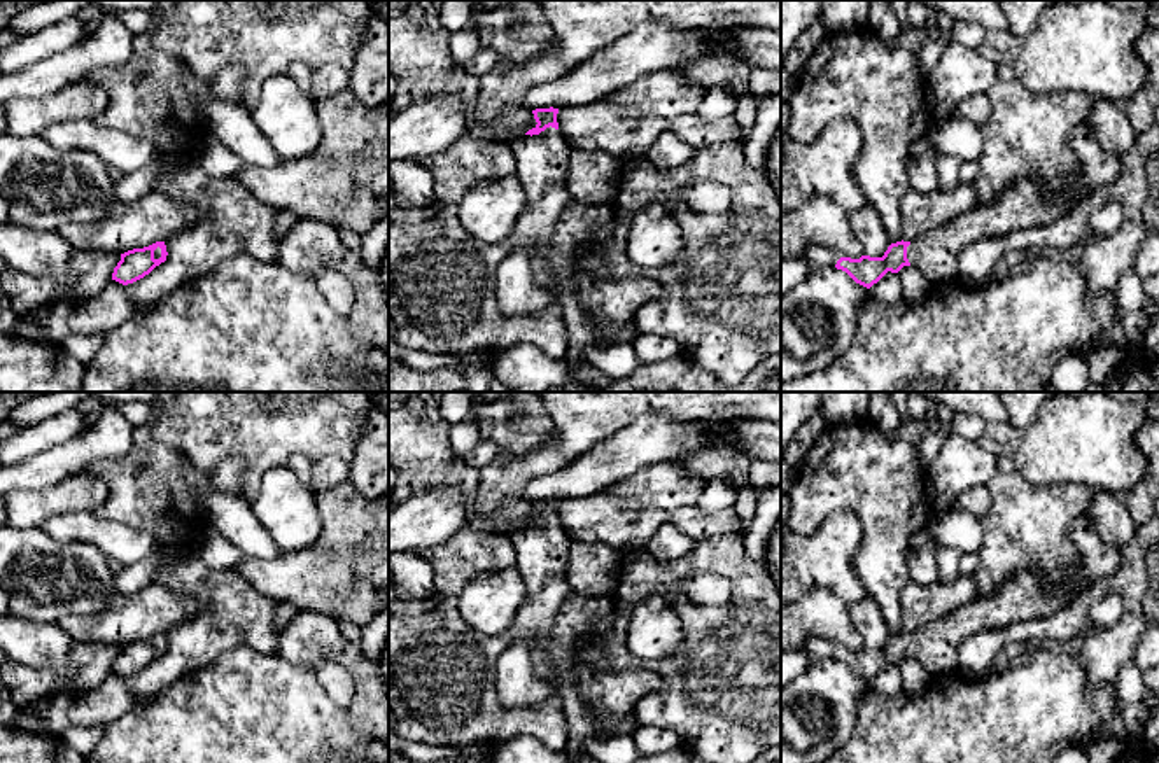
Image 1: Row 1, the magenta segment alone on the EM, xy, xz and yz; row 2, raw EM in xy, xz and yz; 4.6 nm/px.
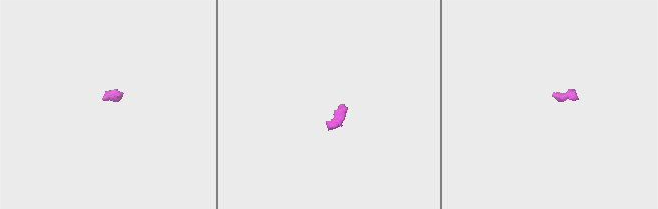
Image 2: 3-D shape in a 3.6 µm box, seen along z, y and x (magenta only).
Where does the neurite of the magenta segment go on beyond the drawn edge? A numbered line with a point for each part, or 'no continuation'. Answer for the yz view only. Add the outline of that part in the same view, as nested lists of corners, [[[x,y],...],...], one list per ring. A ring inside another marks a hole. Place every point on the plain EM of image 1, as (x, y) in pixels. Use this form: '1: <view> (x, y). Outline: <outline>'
1: yz (1023, 597). Outline: [[[1022,572],[1000,584],[993,593],[979,593],[954,612],[916,630],[907,639],[907,651],[933,677],[959,668],[961,644],[980,634],[1017,621],[1045,620],[1070,606],[1064,590],[1071,583],[1059,579],[1050,592],[1047,578]]]
2: yz (816, 648). Outline: [[[811,635],[807,637],[802,649],[807,653],[809,663],[812,663],[823,658],[835,660],[837,653],[846,648],[835,640],[826,640],[826,639]]]

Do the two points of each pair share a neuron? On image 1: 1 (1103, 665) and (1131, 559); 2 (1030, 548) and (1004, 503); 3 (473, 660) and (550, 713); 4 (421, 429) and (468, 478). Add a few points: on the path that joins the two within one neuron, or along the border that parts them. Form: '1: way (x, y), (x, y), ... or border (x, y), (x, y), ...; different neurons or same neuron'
1: way (1119, 639), (1131, 623), (1131, 585); same neuron
2: way (1030, 538), (1026, 525), (1014, 513); same neuron
3: way (473, 686), (503, 718), (524, 718); same neuron
4: way (428, 443), (454, 469); same neuron

